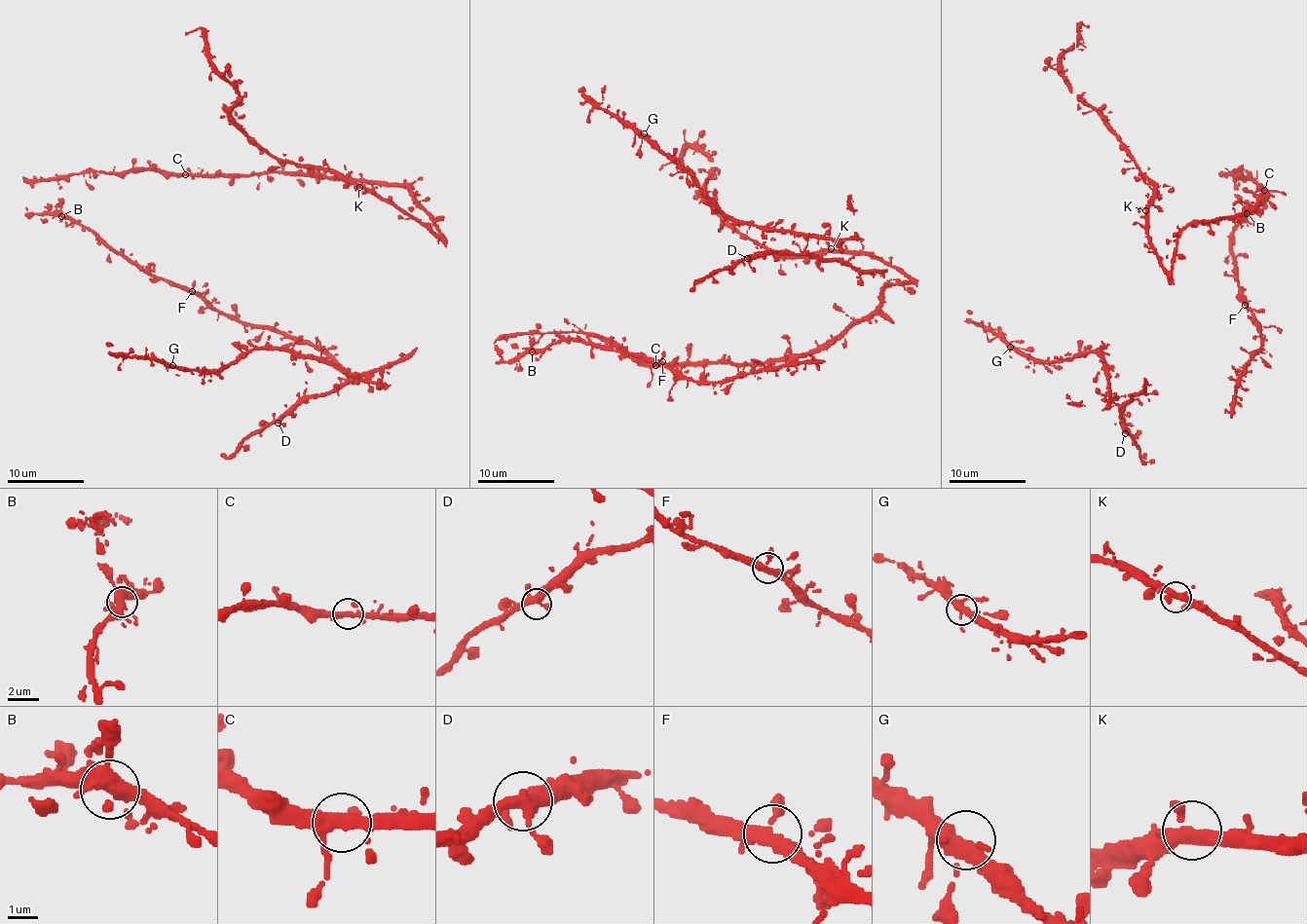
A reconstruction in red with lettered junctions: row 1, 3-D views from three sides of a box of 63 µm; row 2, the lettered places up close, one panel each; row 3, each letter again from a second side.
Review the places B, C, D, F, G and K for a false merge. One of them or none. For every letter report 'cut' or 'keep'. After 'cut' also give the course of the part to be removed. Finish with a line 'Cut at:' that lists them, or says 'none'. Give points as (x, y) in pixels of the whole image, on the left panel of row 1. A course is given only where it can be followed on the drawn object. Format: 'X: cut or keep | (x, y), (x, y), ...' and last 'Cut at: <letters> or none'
B: keep
C: keep
D: keep
F: keep
G: keep
K: keep
Cut at: none

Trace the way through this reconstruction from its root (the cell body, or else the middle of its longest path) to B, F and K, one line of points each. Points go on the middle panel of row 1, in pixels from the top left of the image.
B: (530, 335), (532, 351)
F: (530, 335), (532, 347), (536, 350), (572, 339), (617, 347), (621, 351), (662, 361)
K: (530, 335), (599, 334), (652, 363), (803, 356), (864, 320), (890, 284), (910, 282), (878, 258), (831, 248)

